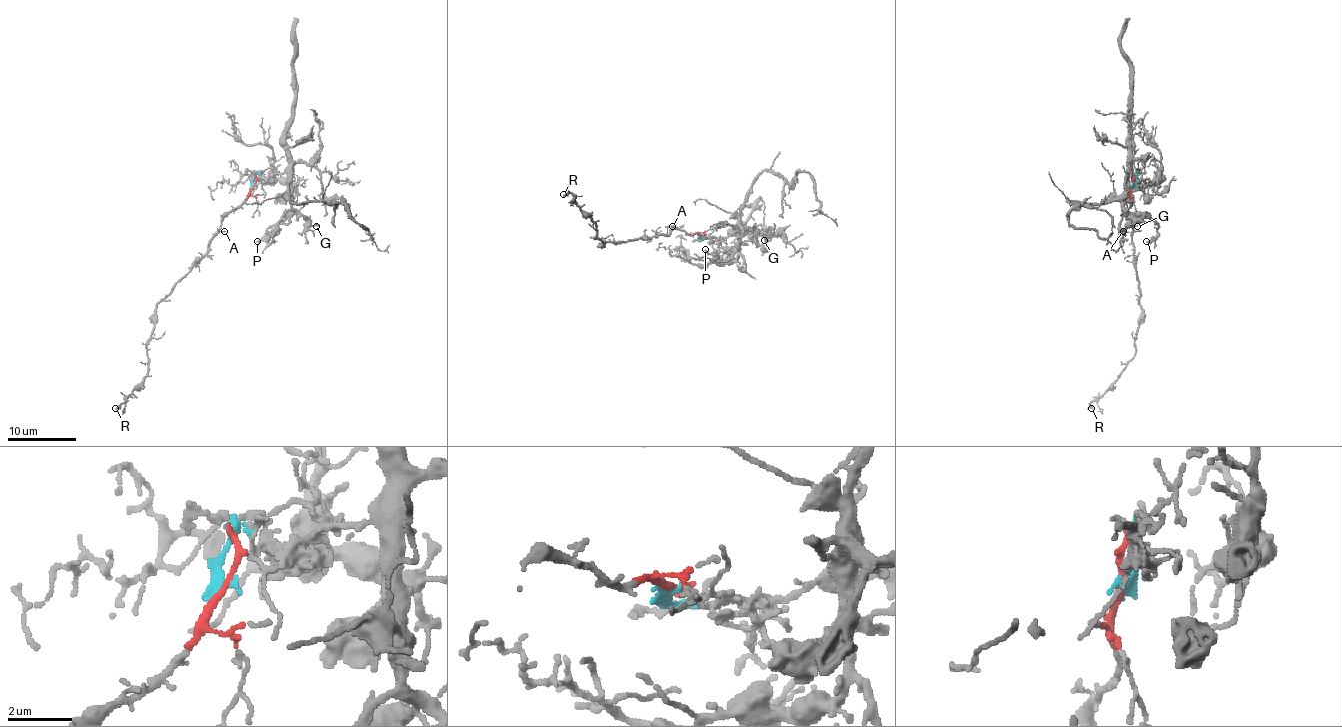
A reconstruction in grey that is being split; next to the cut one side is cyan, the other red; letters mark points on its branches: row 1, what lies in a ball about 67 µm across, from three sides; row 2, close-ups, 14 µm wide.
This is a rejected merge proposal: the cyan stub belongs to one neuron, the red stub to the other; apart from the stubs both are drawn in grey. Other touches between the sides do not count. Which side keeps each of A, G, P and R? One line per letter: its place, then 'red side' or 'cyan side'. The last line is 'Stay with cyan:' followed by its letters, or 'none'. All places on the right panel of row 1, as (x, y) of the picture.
A: place (1123, 231); red side
G: place (1137, 226); cyan side
P: place (1146, 241); cyan side
R: place (1091, 408); red side
Stay with cyan: G, P

